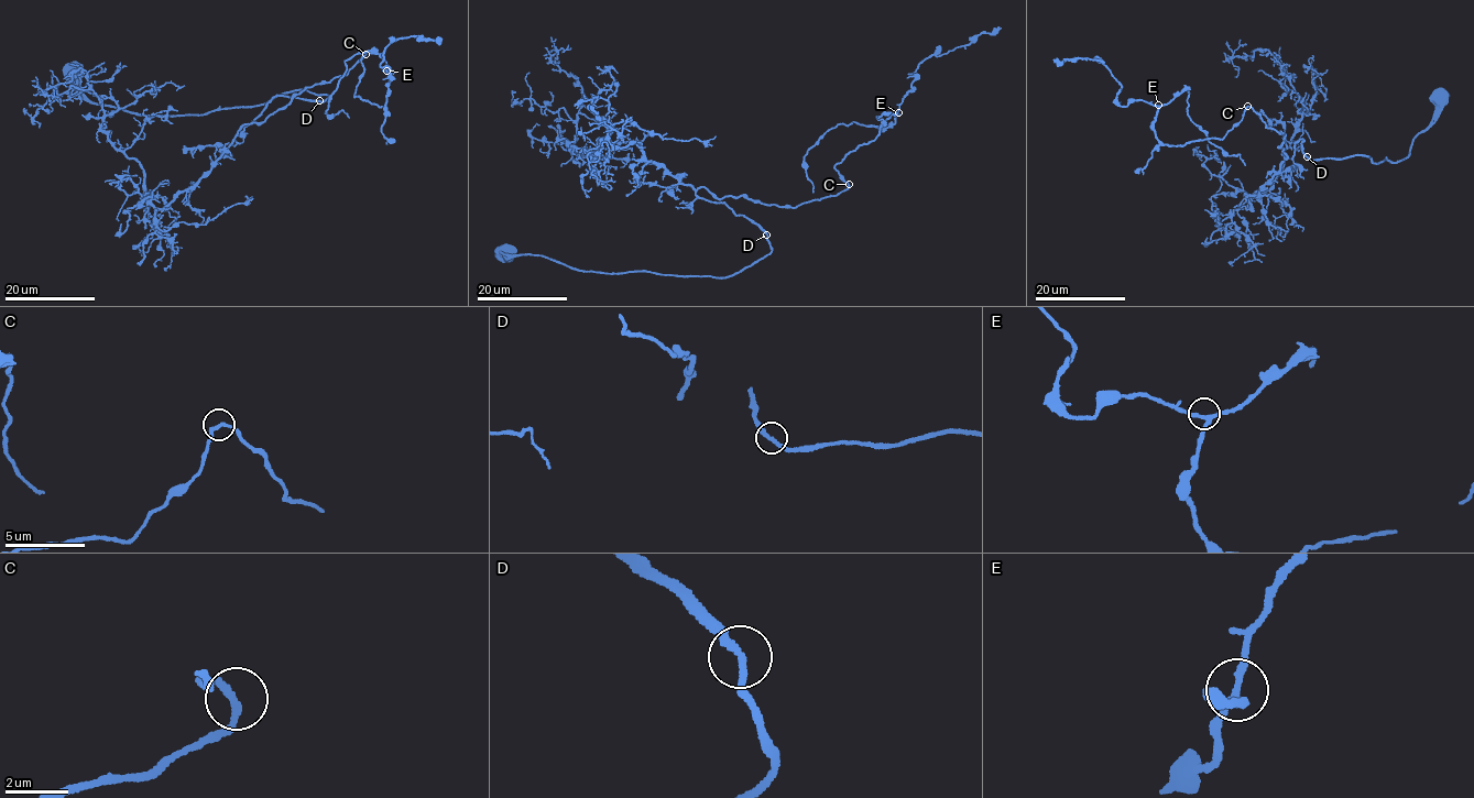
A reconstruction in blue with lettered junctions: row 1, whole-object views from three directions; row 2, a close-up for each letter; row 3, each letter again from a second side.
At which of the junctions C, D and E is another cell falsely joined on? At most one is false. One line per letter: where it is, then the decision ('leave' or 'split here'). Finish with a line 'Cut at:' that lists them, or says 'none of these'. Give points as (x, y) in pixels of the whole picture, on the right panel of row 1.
C: at (1247, 106); leave
D: at (1307, 156); leave
E: at (1158, 105); leave
Cut at: none of these

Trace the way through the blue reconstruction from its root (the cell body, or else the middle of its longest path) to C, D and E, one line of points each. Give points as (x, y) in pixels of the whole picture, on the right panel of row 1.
C: (1440, 97), (1408, 156), (1377, 164), (1358, 154), (1308, 159), (1300, 139), (1287, 159), (1284, 133), (1246, 106)
D: (1440, 97), (1437, 119), (1397, 163), (1375, 164), (1358, 154), (1307, 156)
E: (1440, 97), (1377, 164), (1300, 139), (1287, 159), (1249, 106), (1222, 139), (1167, 144), (1158, 105)

